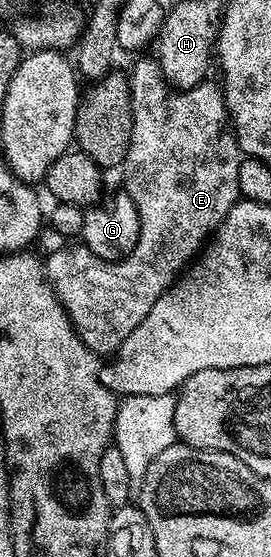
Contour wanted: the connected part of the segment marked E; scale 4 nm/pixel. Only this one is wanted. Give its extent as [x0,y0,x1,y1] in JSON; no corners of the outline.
[45,57,244,356]

